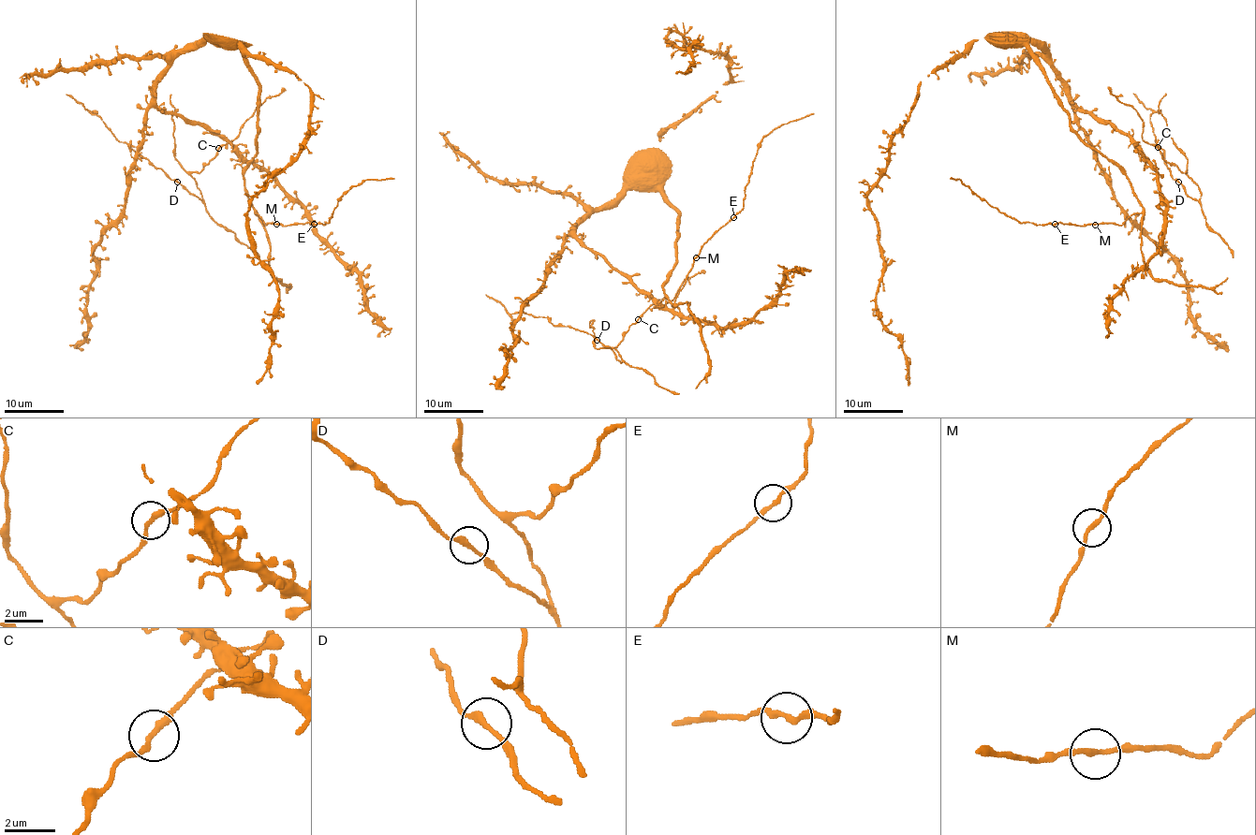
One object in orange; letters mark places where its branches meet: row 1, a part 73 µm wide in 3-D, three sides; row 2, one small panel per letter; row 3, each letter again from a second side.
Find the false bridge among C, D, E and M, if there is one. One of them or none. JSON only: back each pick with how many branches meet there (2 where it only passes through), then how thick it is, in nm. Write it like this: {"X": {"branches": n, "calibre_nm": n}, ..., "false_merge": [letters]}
{"false_merge": []}

